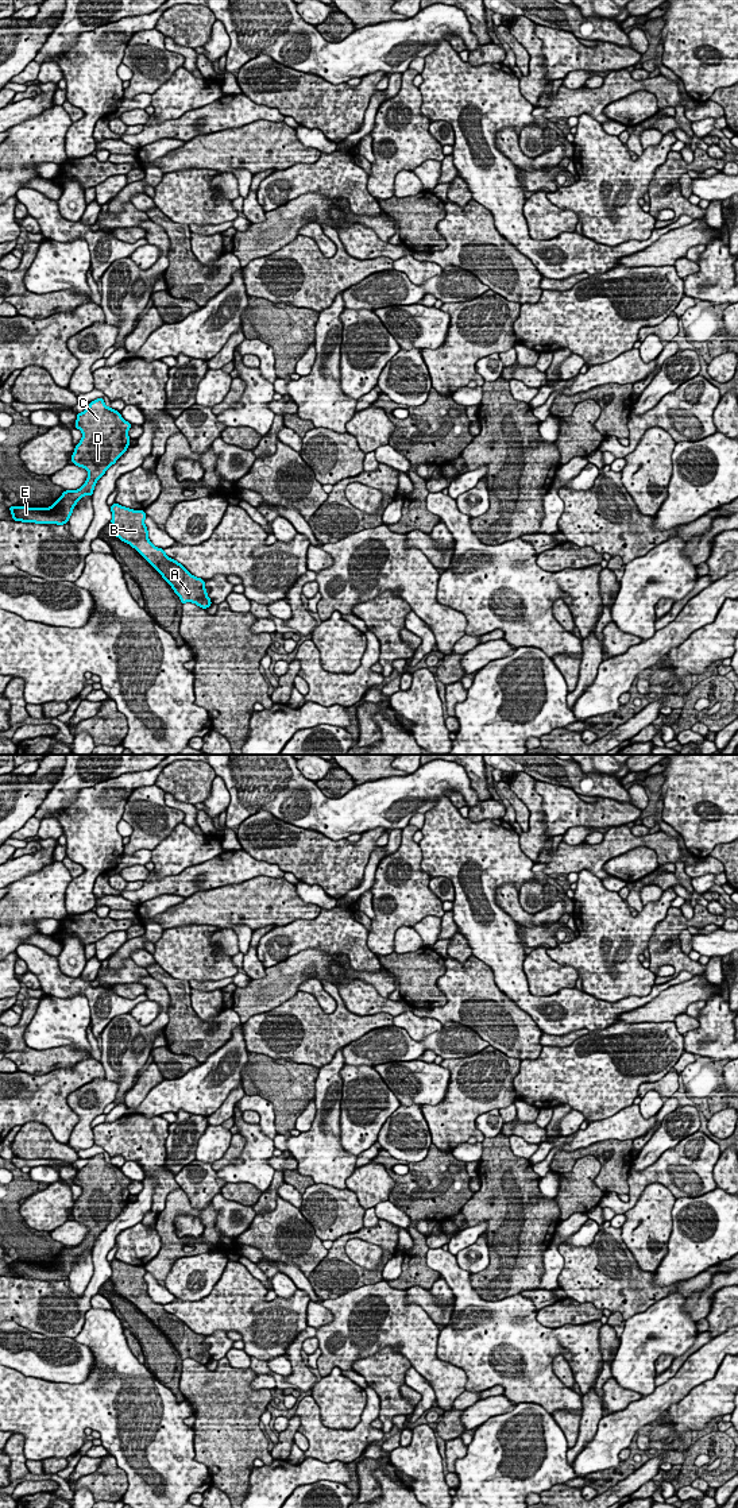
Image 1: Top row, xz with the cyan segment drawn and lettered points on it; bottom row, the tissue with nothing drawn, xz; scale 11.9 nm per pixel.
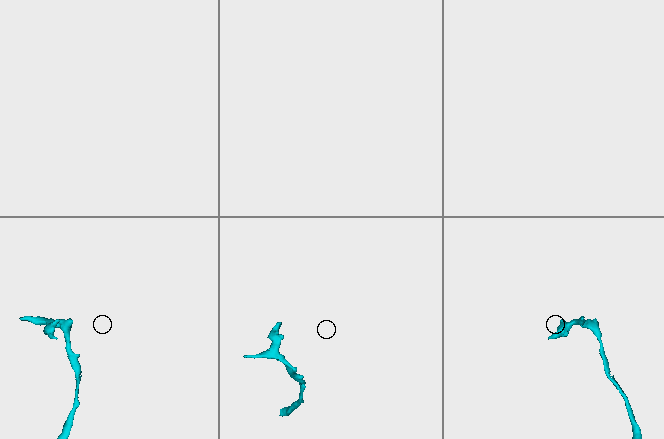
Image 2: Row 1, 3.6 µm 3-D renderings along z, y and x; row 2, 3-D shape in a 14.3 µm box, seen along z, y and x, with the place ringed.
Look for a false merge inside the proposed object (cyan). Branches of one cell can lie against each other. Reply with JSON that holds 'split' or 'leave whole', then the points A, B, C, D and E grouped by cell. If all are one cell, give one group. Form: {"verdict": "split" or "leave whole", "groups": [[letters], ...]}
{"verdict": "leave whole", "groups": [["A", "B", "C", "D", "E"]]}

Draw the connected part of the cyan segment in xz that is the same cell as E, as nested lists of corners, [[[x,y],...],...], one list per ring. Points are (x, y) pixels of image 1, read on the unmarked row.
[[[103,1153],[93,1156],[84,1168],[77,1169],[76,1185],[82,1188],[82,1193],[72,1210],[73,1220],[89,1229],[85,1239],[77,1246],[65,1246],[49,1264],[9,1261],[11,1276],[27,1280],[67,1280],[77,1258],[85,1251],[93,1251],[97,1237],[130,1203],[131,1183],[120,1168],[105,1161]]]

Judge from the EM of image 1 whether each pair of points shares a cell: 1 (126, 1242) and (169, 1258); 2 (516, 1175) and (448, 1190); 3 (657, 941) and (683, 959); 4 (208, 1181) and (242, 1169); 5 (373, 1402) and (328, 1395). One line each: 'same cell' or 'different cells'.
1: different cells
2: different cells
3: same cell
4: different cells
5: different cells

